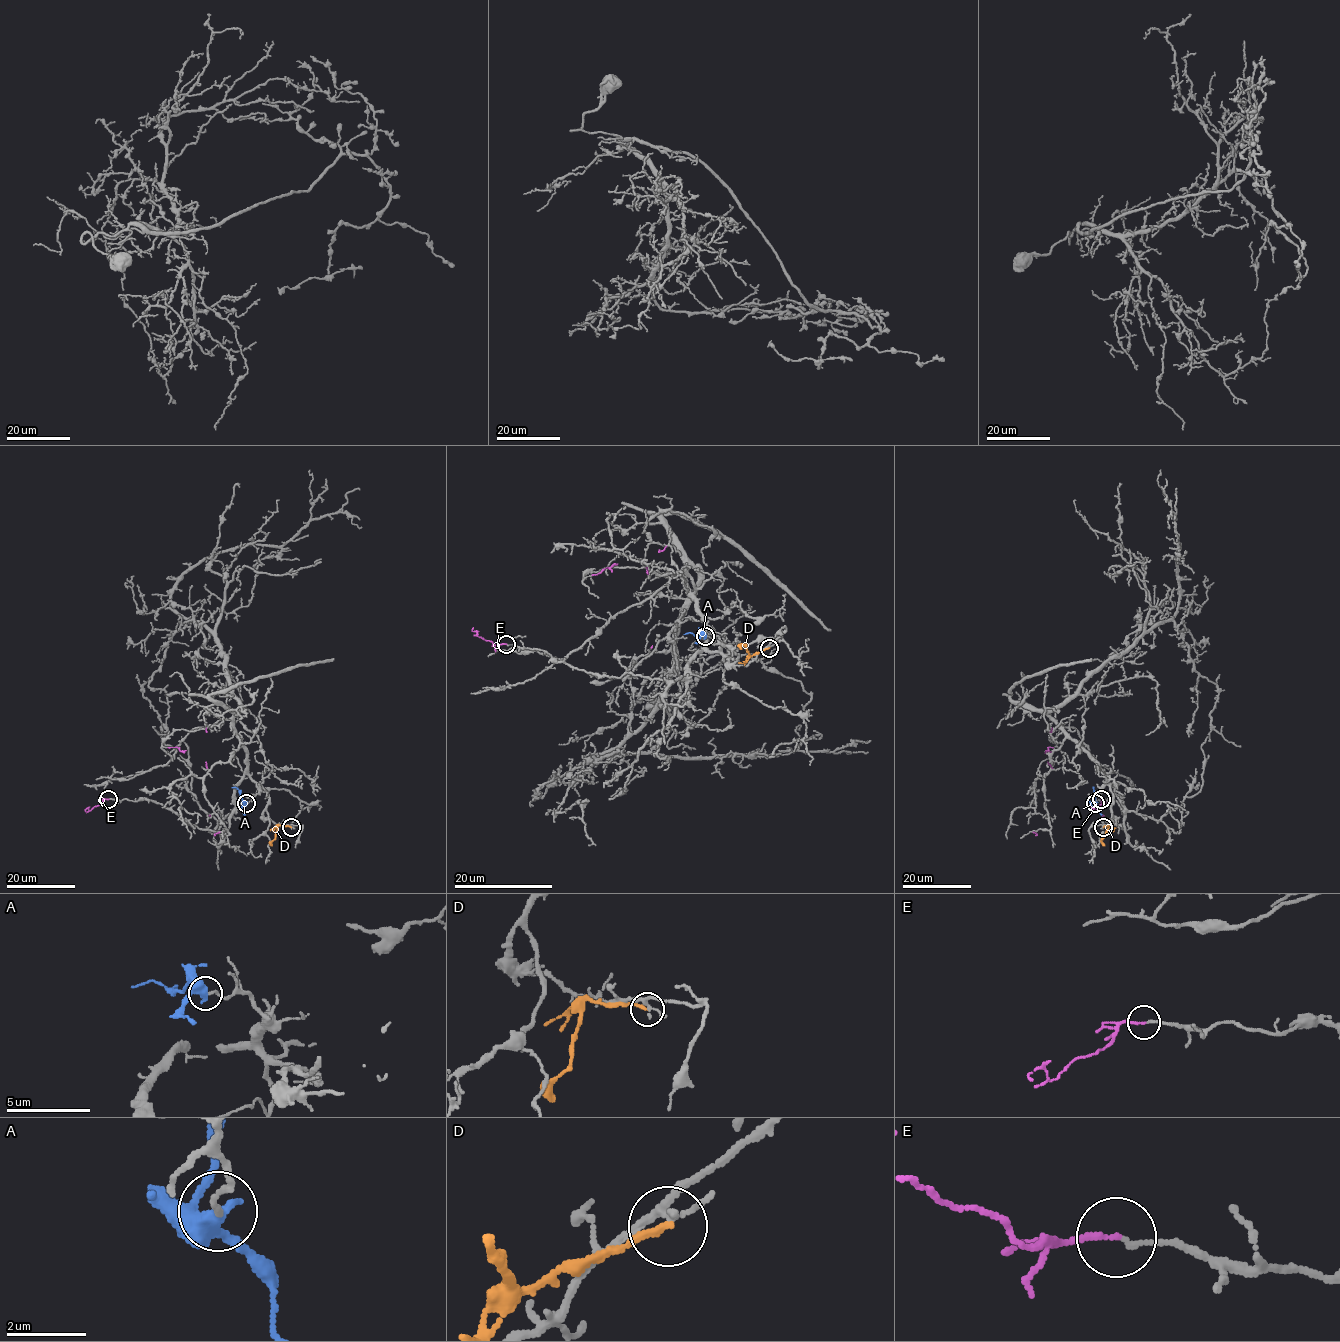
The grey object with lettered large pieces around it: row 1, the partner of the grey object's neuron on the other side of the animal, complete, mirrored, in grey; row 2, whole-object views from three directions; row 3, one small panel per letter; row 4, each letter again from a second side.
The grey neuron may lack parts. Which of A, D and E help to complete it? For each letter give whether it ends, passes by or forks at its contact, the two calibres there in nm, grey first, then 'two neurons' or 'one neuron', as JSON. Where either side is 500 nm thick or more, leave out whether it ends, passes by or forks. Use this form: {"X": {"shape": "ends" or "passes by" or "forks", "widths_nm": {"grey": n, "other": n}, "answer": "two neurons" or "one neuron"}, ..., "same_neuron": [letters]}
{"A": {"shape": "passes by", "widths_nm": {"grey": 130, "other": 400}, "answer": "two neurons"}, "D": {"shape": "ends", "widths_nm": {"grey": 160, "other": 170}, "answer": "two neurons"}, "E": {"shape": "ends", "widths_nm": {"grey": 140, "other": 130}, "answer": "two neurons"}, "same_neuron": []}

